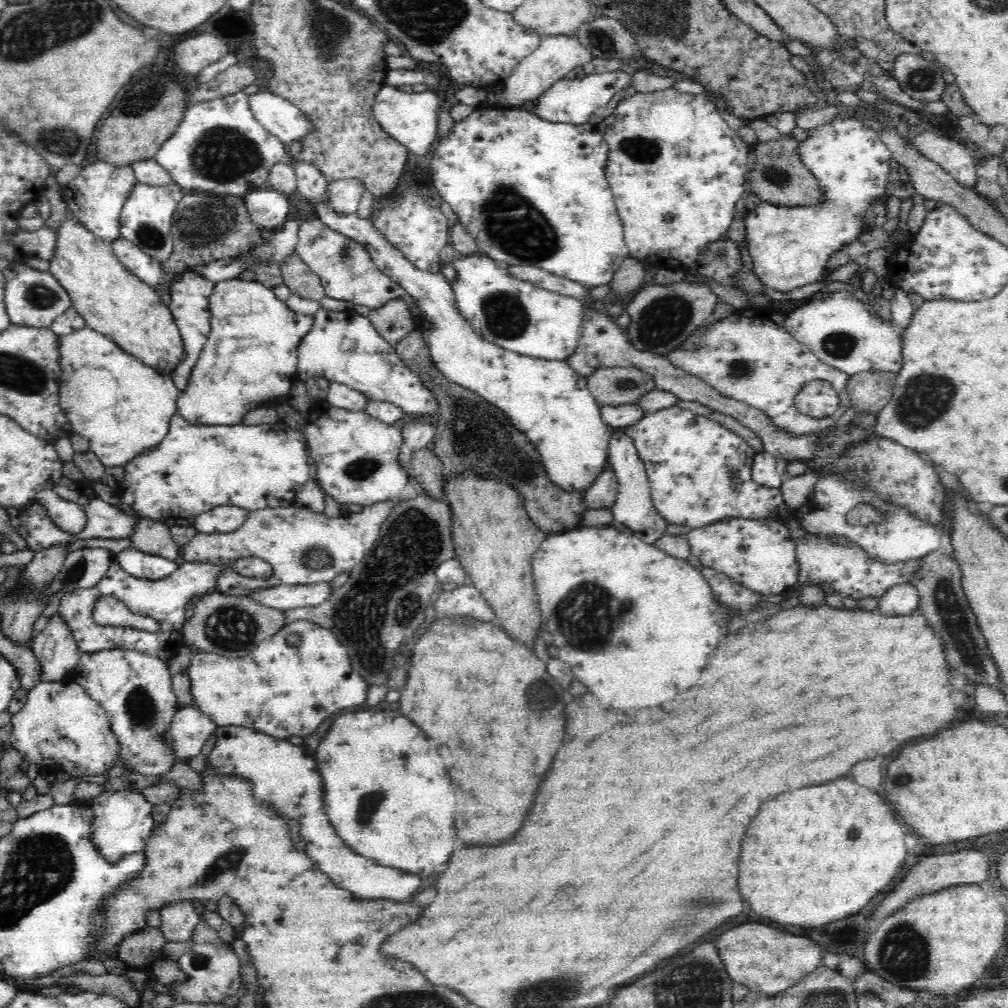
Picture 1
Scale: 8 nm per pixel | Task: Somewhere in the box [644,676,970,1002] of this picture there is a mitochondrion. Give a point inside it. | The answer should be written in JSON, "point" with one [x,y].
{"point":[904,953]}

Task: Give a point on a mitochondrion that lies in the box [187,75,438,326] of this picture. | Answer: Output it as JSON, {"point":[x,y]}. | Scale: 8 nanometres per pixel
{"point":[346,256]}

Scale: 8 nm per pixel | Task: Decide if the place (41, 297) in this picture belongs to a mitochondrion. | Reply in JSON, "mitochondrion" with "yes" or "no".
{"mitochondrion":"yes"}

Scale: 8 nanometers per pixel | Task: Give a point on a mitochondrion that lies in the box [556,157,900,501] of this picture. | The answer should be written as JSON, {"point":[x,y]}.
{"point":[666,319]}

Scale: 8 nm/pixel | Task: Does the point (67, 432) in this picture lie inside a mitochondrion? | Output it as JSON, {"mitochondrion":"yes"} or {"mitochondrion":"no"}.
{"mitochondrion":"no"}

